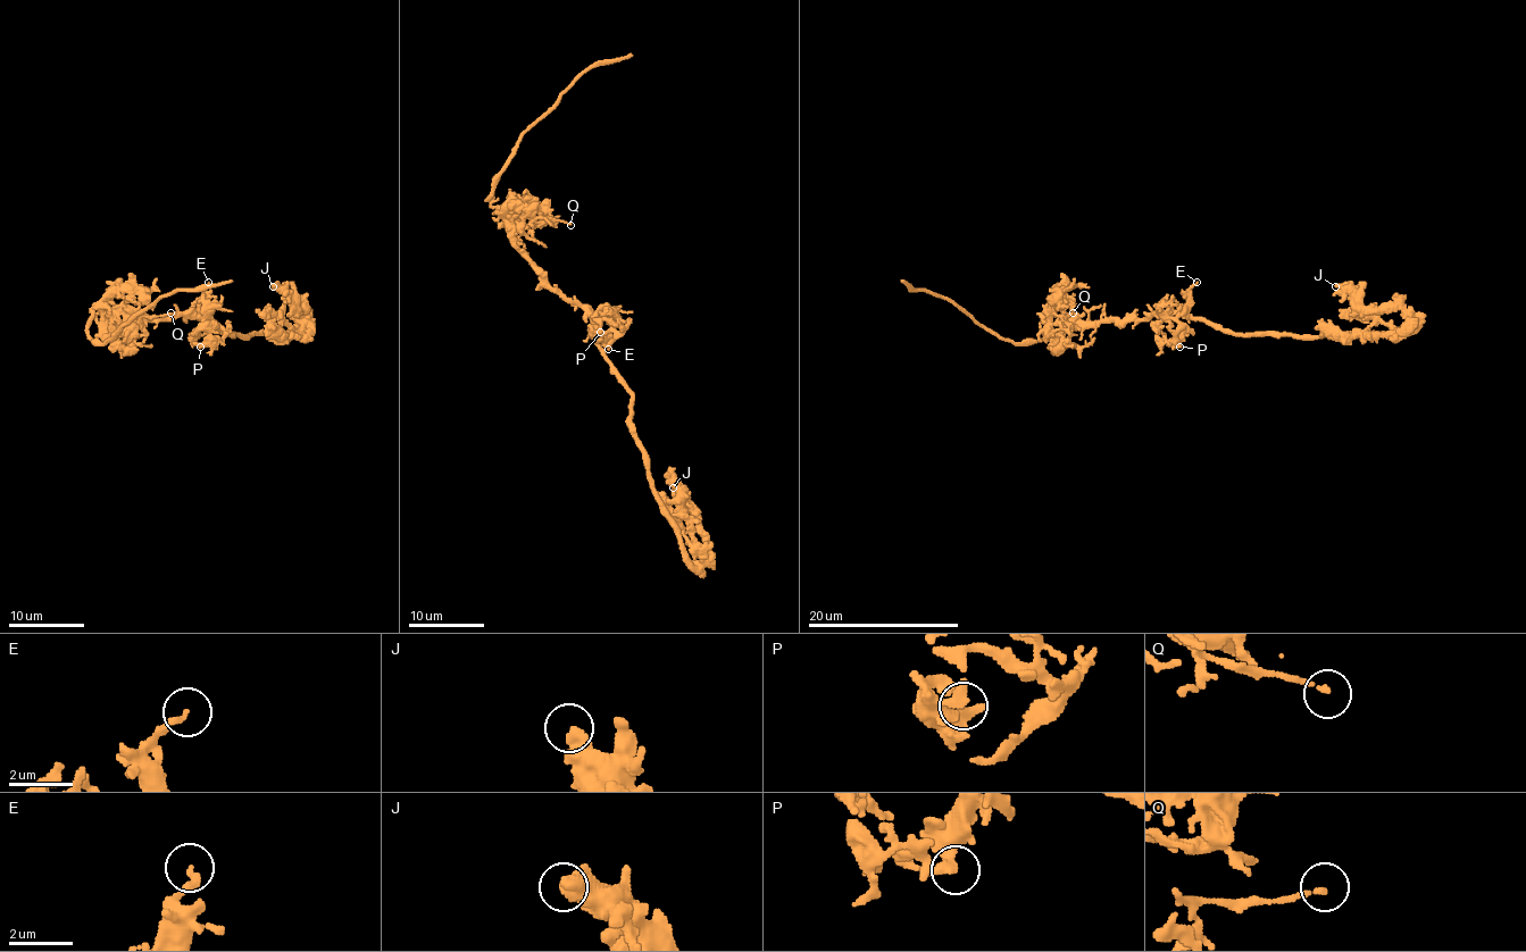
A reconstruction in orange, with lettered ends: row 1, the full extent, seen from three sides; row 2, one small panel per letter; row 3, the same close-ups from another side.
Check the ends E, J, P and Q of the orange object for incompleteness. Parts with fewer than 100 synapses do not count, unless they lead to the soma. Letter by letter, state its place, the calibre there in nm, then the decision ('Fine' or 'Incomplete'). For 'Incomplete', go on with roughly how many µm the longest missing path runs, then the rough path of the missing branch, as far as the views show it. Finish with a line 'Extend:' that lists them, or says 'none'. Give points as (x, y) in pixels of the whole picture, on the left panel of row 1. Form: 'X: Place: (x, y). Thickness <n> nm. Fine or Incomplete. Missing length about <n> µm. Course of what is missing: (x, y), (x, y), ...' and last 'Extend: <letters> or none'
E: Place: (208, 282). Thickness 180 nm. Fine
J: Place: (273, 286). Thickness 380 nm. Fine
P: Place: (200, 347). Thickness 240 nm. Fine
Q: Place: (171, 312). Thickness 150 nm. Fine
Extend: none

